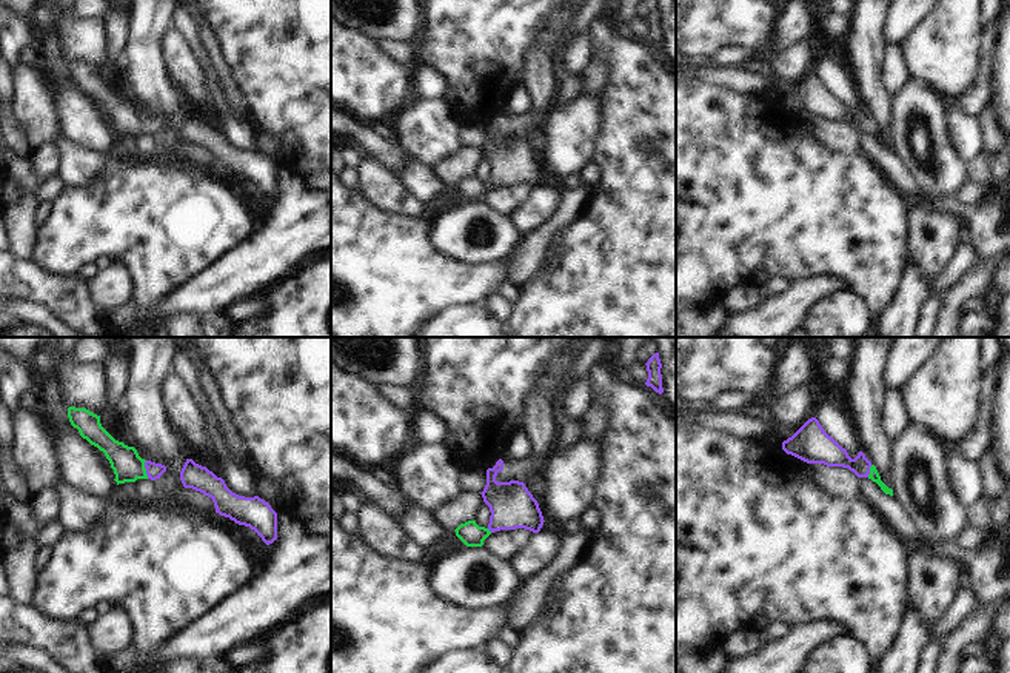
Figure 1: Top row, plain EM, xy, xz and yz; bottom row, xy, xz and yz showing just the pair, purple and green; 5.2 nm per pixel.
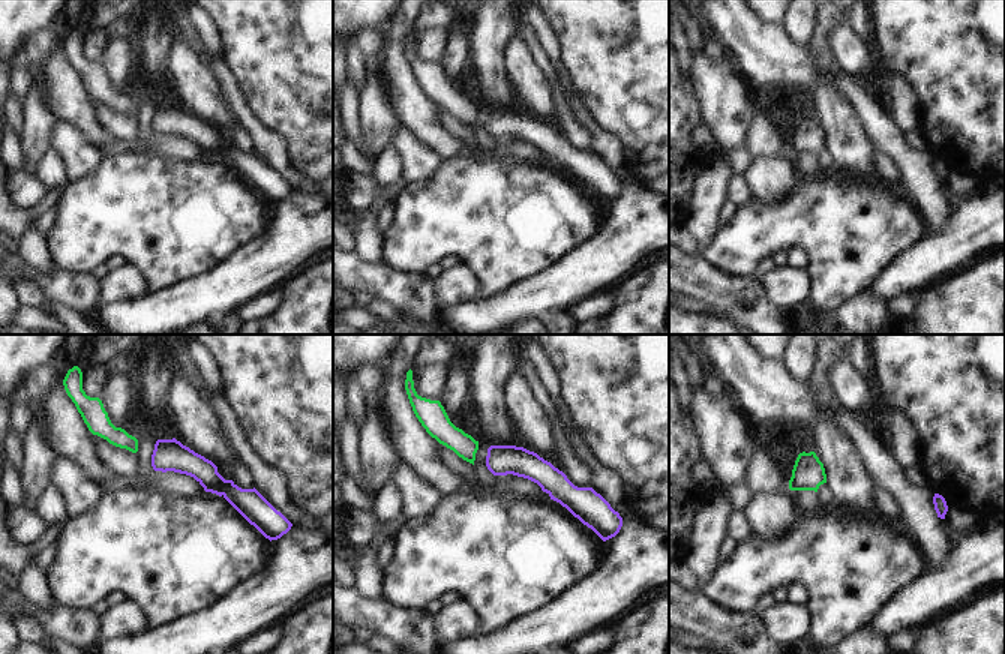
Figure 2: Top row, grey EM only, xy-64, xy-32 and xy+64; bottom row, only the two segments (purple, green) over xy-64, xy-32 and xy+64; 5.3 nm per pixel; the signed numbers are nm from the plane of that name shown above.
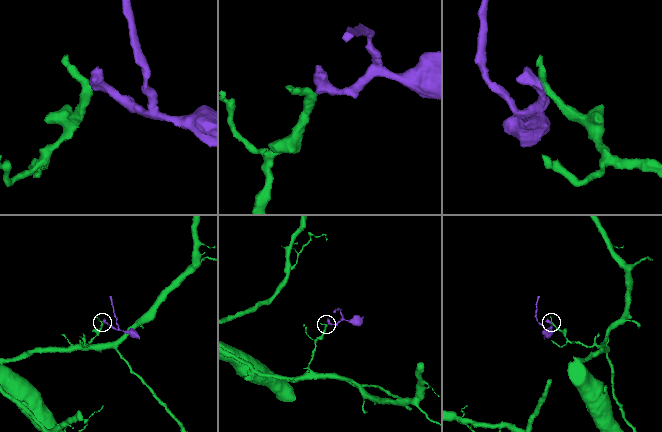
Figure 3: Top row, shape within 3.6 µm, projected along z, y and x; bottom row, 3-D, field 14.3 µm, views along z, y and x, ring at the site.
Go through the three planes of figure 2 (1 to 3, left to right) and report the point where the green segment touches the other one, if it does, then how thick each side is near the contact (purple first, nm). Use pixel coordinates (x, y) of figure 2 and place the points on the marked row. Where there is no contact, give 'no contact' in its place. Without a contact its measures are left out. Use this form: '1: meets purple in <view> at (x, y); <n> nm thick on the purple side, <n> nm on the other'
1: no contact
2: no contact
3: no contact

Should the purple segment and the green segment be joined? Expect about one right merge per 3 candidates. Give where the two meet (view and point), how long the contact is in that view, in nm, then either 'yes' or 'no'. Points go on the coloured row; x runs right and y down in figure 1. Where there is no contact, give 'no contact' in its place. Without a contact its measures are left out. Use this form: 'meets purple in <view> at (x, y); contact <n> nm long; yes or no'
meets purple in xy at (147, 470); contact 100 nm long; yes

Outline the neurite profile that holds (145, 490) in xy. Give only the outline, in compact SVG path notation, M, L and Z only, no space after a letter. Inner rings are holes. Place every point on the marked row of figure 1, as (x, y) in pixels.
M137 479L135 480L135 496L139 502L154 502L156 499L156 485L151 479Z

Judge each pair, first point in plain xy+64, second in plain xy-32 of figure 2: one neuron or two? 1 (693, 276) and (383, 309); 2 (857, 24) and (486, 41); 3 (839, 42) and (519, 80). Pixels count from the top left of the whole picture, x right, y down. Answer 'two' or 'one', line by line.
1: two
2: two
3: one

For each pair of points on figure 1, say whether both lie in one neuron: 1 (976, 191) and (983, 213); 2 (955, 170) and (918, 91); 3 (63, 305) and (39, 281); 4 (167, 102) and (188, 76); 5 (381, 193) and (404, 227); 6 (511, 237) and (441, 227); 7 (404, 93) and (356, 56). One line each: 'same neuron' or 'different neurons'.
1: different neurons
2: same neuron
3: same neuron
4: different neurons
5: different neurons
6: same neuron
7: same neuron

